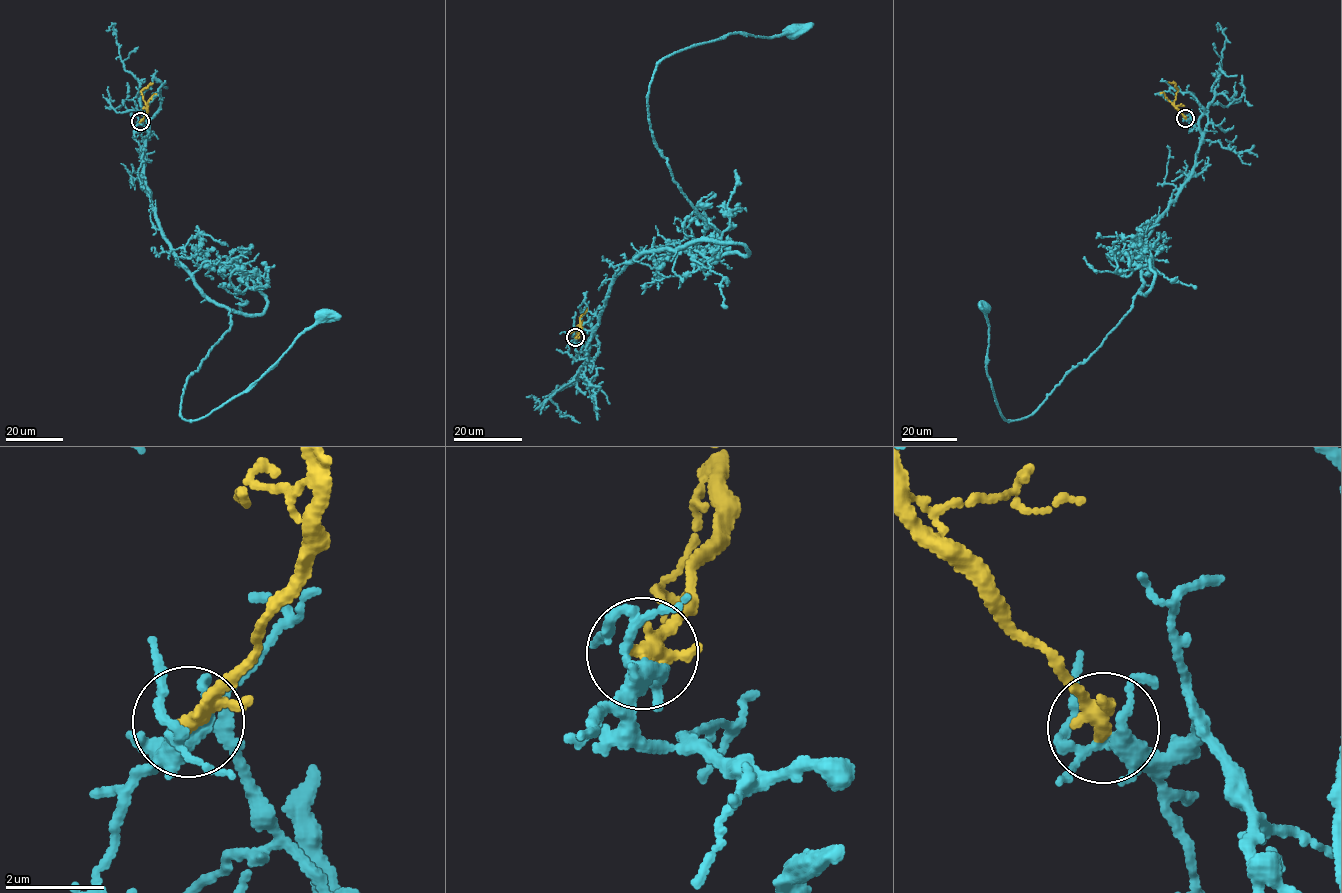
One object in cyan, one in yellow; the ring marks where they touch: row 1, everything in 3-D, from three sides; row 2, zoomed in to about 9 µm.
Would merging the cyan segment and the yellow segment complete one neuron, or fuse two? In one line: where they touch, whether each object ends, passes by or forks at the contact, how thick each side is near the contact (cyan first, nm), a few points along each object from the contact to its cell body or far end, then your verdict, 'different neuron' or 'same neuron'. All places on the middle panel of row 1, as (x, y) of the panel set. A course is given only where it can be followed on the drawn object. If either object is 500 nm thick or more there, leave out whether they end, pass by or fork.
(575, 337) | cyan forks | yellow passes by | 280/260 nm | cyan via (575, 338), (588, 354), (628, 263), (707, 227), (655, 143), (654, 69), (730, 33), (793, 31) | yellow via (575, 337), (580, 325), (571, 332), (579, 328), (582, 320) | different neuron

